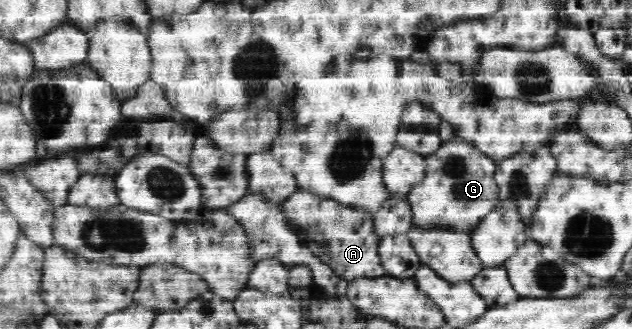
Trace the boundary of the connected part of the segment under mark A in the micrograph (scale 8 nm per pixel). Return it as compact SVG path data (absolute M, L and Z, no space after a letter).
M297 188L282 203L282 209L300 241L322 262L328 263L336 275L342 274L342 278L351 282L356 278L378 278L387 274L378 254L381 239L374 227L374 214L364 207L346 206L337 199Z

